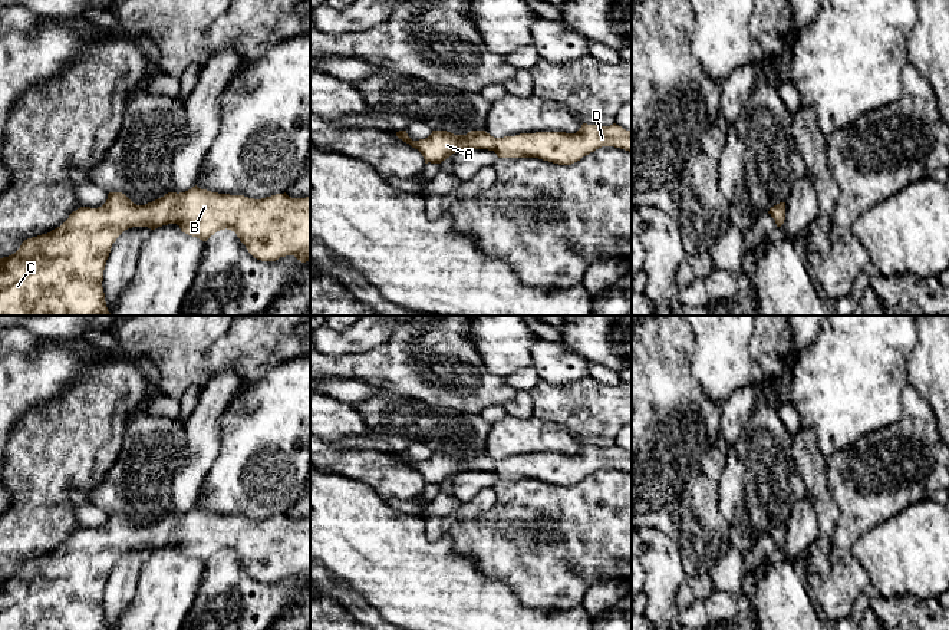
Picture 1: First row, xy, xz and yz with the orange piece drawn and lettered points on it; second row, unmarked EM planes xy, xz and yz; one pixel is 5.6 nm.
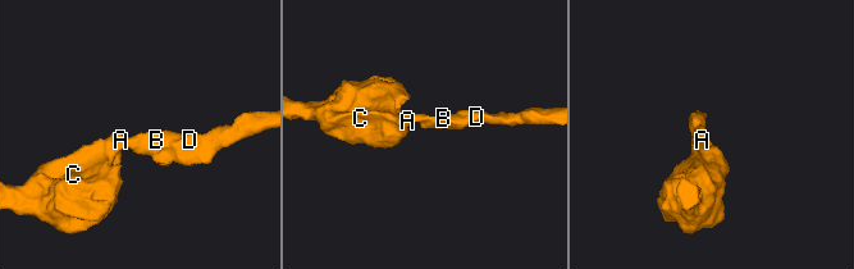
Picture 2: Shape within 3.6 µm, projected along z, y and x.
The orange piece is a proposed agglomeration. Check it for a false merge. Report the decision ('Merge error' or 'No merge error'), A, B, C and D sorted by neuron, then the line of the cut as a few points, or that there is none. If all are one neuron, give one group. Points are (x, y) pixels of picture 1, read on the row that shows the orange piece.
No merge error. Groups: A B C D. No split

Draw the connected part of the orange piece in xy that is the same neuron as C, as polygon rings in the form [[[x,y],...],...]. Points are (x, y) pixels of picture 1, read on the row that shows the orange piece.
[[[195,185],[136,205],[122,192],[109,192],[102,207],[78,208],[60,227],[24,240],[14,254],[0,258],[0,316],[111,316],[102,281],[112,244],[128,228],[155,230],[168,224],[177,224],[182,232],[202,241],[220,230],[231,230],[261,261],[286,255],[310,261],[310,197],[291,198],[284,192],[254,199]]]

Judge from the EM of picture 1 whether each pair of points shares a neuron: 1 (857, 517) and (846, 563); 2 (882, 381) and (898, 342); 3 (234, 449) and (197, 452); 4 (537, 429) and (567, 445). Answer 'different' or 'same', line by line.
1: same
2: same
3: different
4: same

